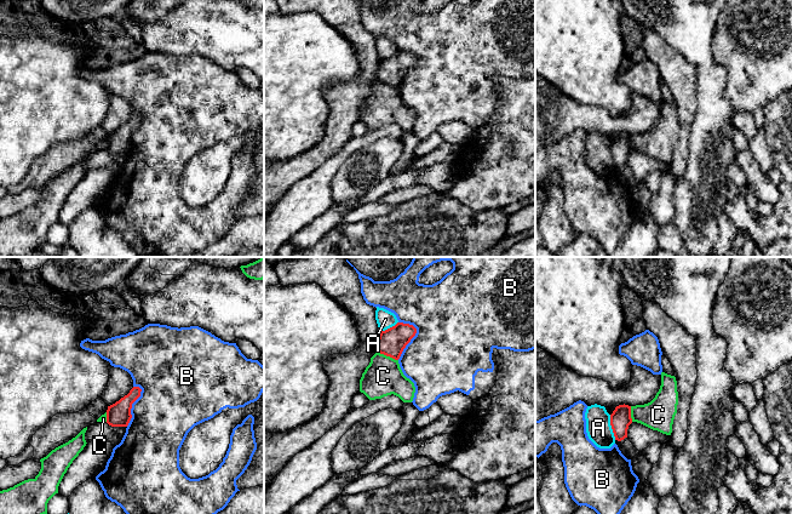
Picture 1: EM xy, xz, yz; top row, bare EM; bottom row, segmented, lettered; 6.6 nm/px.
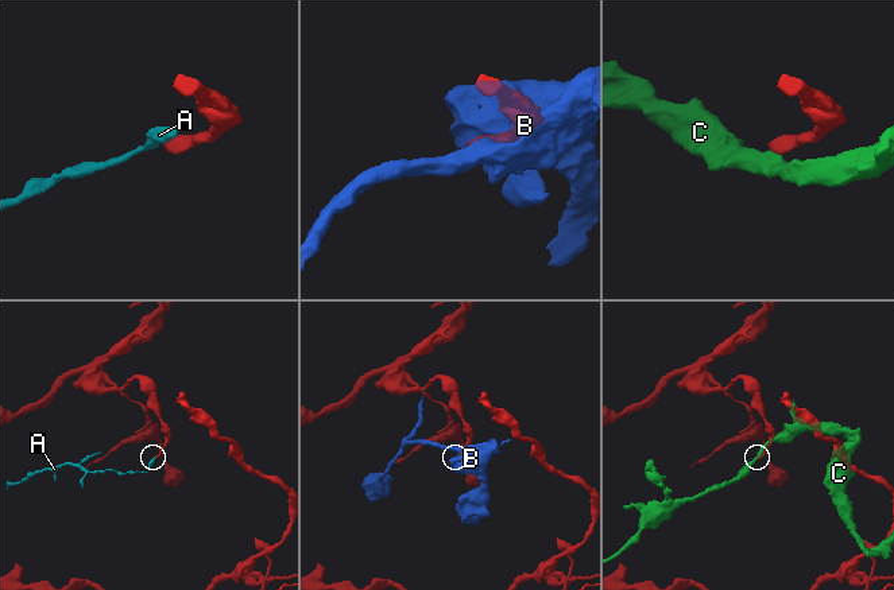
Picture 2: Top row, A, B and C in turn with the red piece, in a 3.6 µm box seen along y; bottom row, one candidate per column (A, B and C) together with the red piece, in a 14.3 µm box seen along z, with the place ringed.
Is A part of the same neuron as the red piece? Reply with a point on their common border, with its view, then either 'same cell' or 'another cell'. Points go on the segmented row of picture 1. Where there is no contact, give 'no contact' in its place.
contact yz (612, 427); another cell

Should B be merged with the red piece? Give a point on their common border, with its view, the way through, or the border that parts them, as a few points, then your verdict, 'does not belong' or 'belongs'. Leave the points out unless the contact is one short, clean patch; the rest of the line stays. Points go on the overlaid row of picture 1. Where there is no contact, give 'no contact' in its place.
xz (409, 341) | does not belong

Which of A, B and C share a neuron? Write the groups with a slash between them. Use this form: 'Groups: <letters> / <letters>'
Groups: A / B / C

